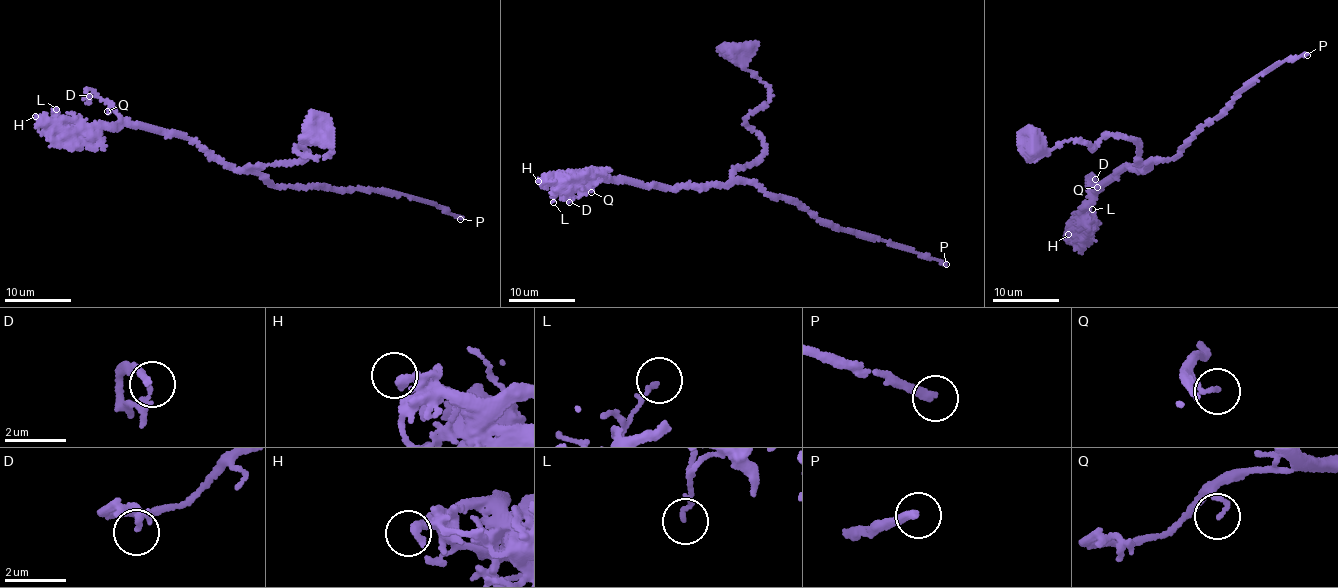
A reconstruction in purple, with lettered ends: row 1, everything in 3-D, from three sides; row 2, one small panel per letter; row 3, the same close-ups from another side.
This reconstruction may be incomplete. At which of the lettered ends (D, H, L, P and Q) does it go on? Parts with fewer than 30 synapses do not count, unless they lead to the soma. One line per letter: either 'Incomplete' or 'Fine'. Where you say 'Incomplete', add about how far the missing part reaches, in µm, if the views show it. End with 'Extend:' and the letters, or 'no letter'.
D: Fine
H: Fine
L: Fine
P: Incomplete. Missing length about 50 µm
Q: Fine
Extend: P

